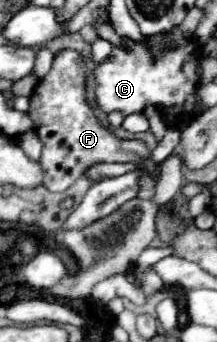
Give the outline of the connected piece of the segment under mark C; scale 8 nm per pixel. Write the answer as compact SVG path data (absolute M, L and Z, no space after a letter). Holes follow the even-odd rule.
M172 29L168 33L150 37L148 39L148 47L144 47L140 43L134 43L132 39L126 39L126 43L128 43L128 49L114 47L112 59L100 63L96 67L96 71L94 71L94 77L96 77L96 99L98 99L100 109L104 109L106 113L122 111L124 115L130 115L130 113L140 113L146 105L154 105L156 109L172 107L176 117L184 115L186 119L192 119L192 109L196 105L196 87L198 87L198 79L200 79L200 59L196 55L198 53L196 41L180 35L178 29ZM170 39L176 41L174 47L166 45Z

